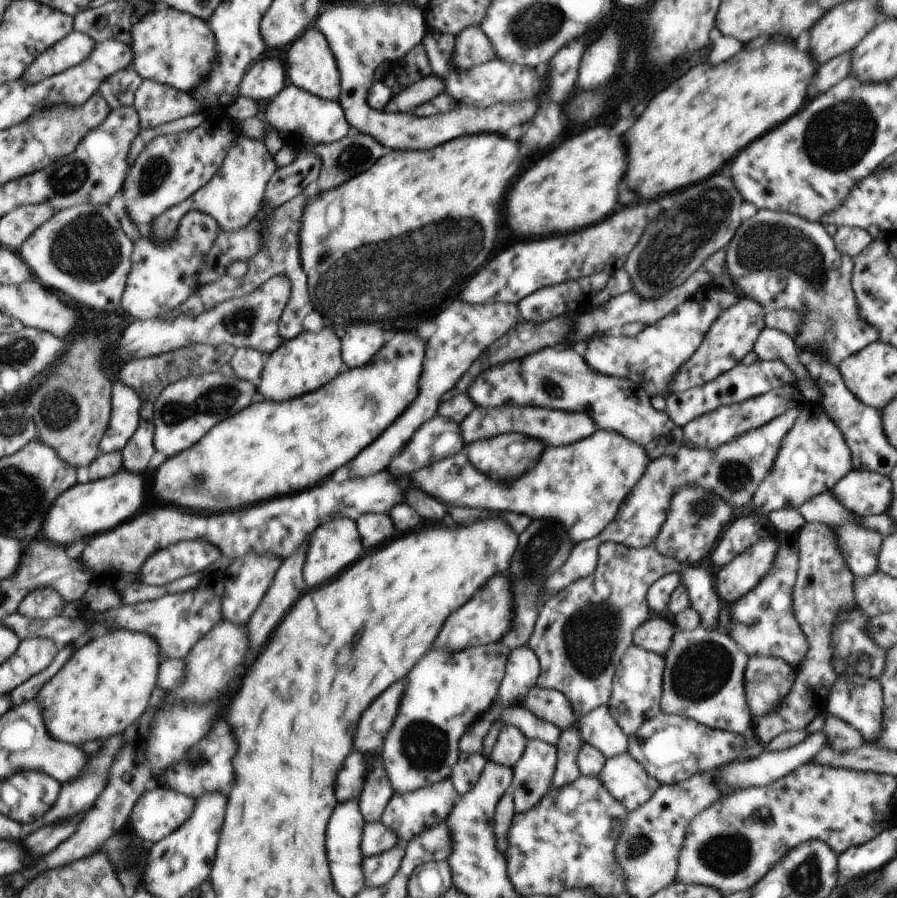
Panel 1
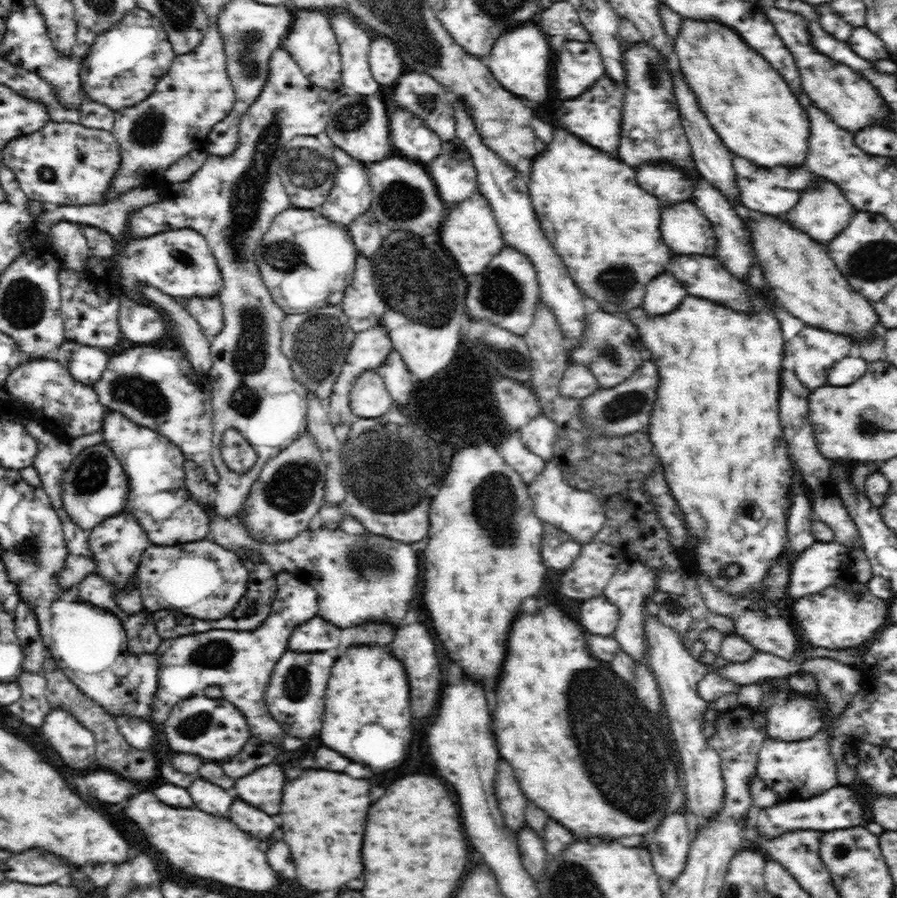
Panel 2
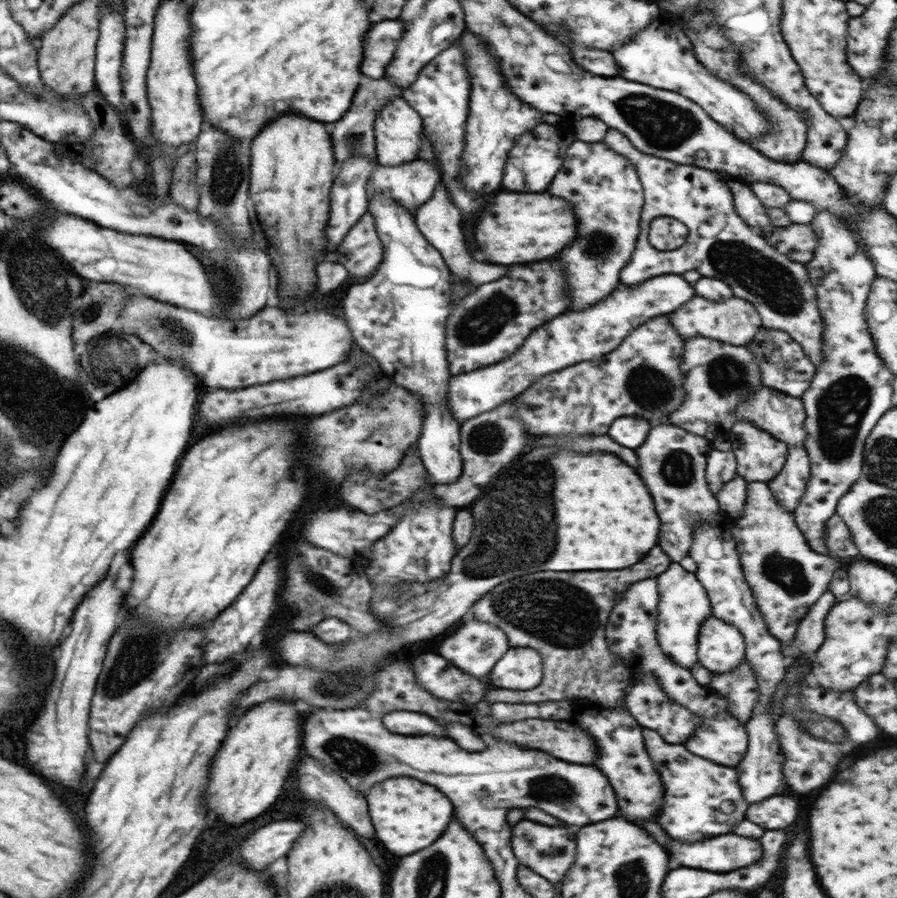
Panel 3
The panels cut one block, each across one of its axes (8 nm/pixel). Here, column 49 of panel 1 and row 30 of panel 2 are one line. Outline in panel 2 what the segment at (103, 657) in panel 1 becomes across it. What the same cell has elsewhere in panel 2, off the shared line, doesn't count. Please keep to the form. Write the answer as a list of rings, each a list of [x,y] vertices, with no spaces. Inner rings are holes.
[[[684,17],[680,35],[673,42],[675,65],[682,70],[684,79],[698,97],[700,109],[726,148],[764,168],[798,168],[804,164],[810,138],[808,113],[788,83],[761,54],[745,44],[735,30],[713,20]]]

